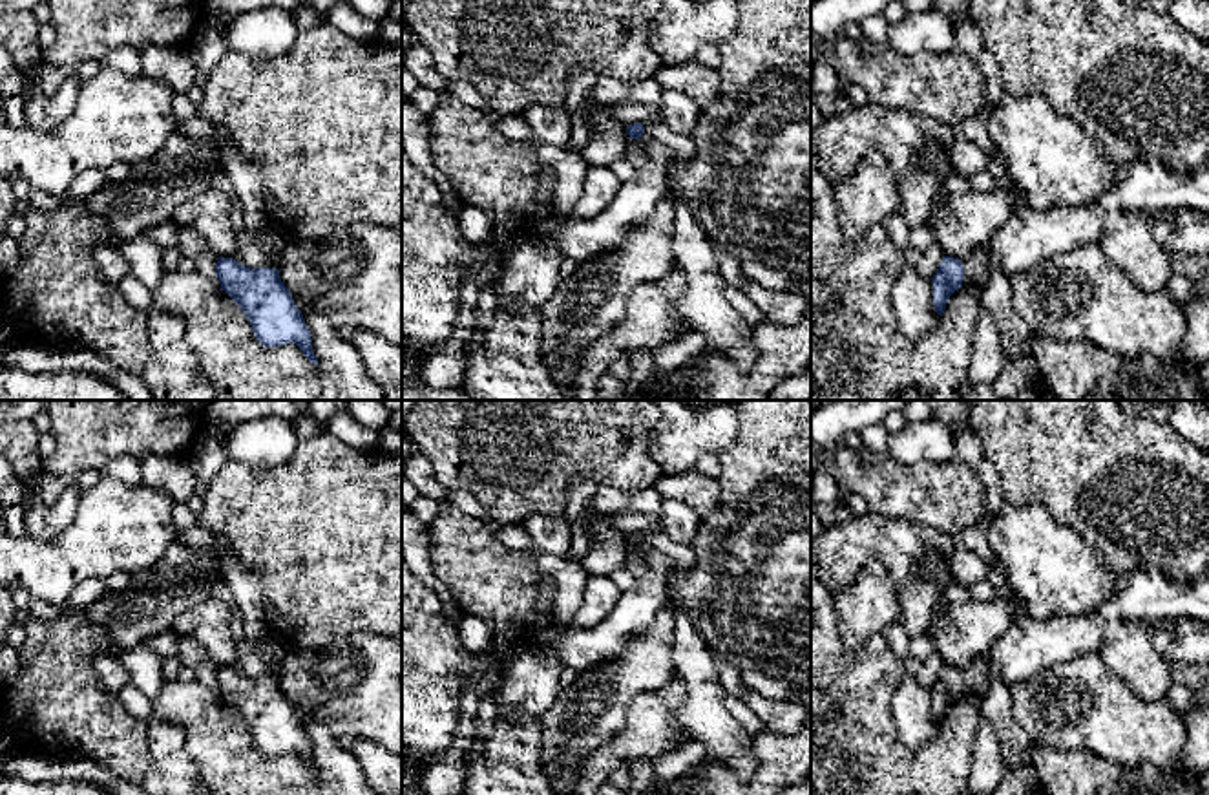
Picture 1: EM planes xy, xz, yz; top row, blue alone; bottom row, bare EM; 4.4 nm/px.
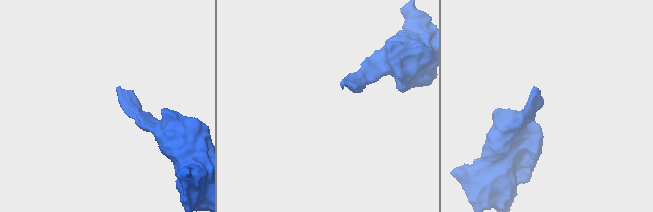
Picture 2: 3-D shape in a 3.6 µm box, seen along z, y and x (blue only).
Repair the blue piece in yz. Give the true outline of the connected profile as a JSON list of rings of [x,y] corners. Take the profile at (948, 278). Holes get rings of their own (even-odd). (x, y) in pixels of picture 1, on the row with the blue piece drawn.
[[[1138,159],[1118,168],[1114,185],[1096,203],[1019,208],[968,258],[944,256],[931,278],[935,313],[942,316],[950,296],[962,287],[979,292],[988,280],[992,256],[1006,276],[1025,274],[1057,254],[1099,241],[1114,210],[1156,219],[1180,208],[1209,212],[1207,166],[1178,174],[1160,161]]]

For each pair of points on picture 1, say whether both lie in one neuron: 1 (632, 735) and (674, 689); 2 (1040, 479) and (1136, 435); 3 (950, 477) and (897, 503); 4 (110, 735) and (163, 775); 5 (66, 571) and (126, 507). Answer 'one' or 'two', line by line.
1: one
2: one
3: one
4: two
5: one

